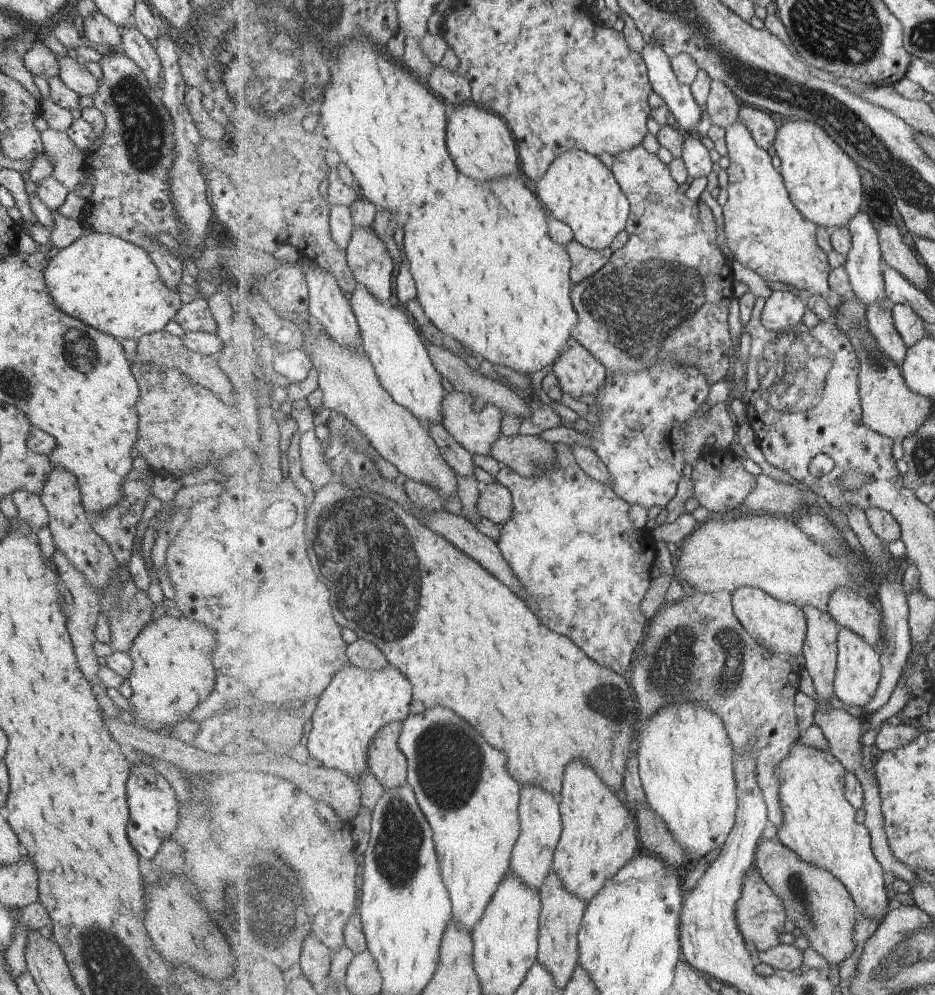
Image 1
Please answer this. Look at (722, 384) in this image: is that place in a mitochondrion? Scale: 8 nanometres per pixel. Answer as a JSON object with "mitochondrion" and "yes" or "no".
{"mitochondrion":"no"}

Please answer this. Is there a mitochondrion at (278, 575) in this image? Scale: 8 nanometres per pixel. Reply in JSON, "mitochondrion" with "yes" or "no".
{"mitochondrion":"no"}

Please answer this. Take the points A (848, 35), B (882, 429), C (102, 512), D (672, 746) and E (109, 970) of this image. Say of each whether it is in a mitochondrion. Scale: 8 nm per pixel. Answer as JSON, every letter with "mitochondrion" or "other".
{"A":"mitochondrion","B":"other","C":"other","D":"other","E":"mitochondrion"}

